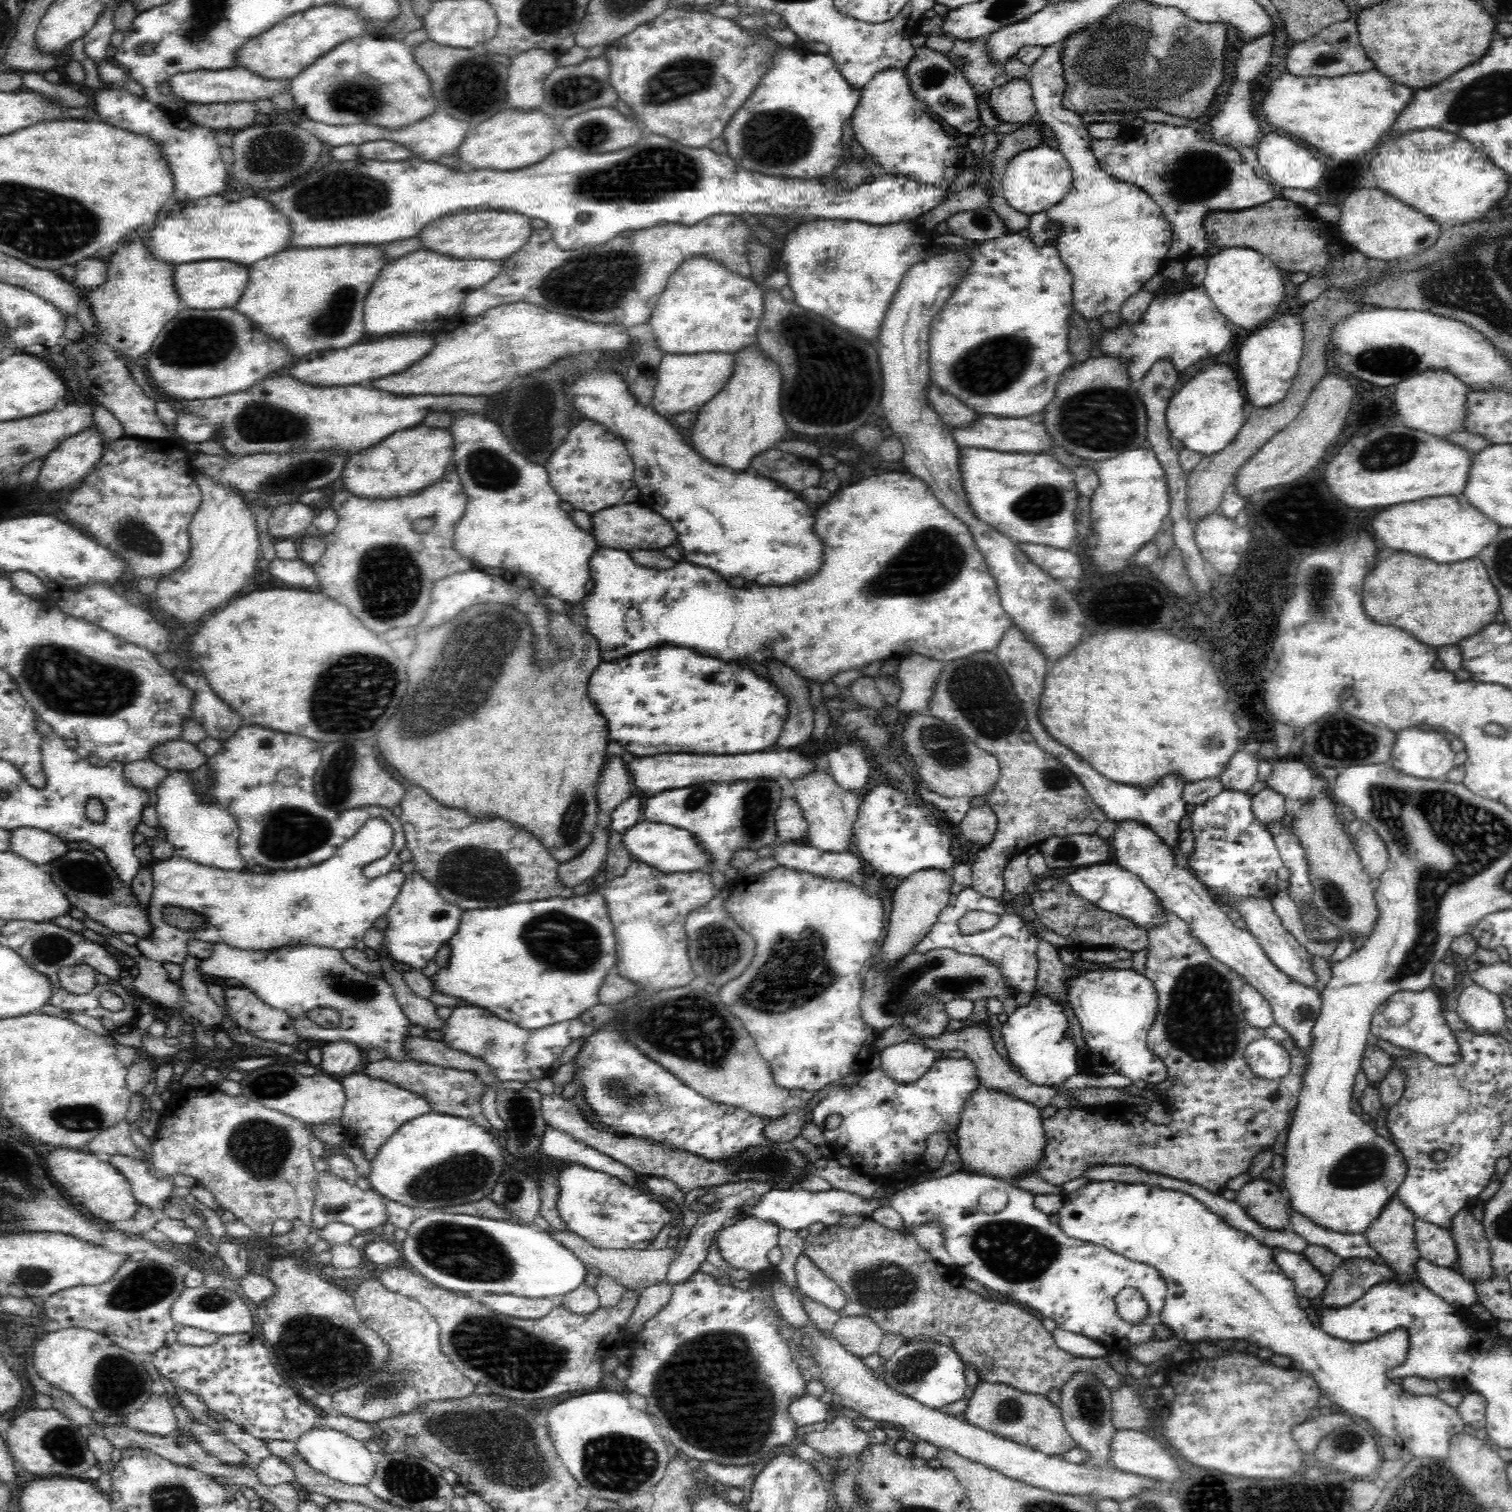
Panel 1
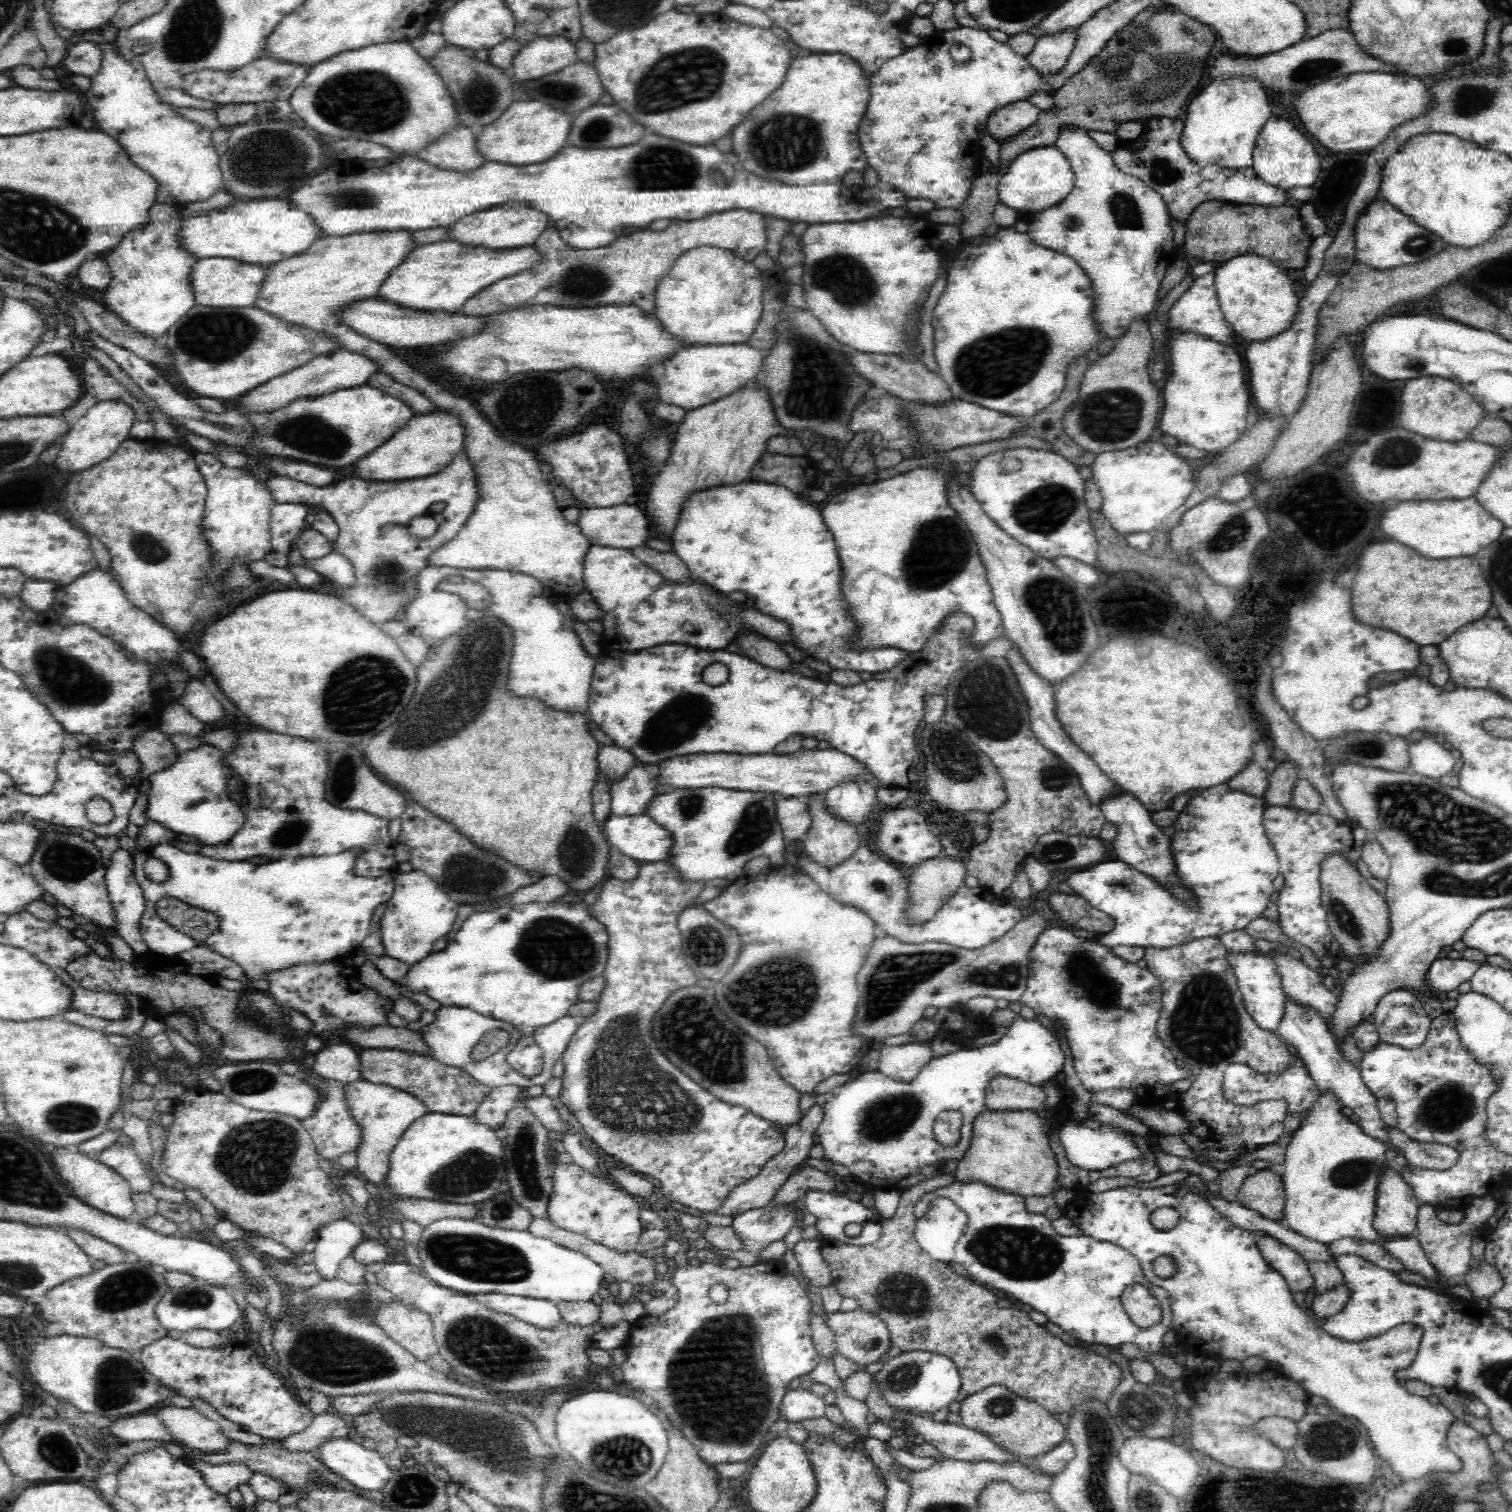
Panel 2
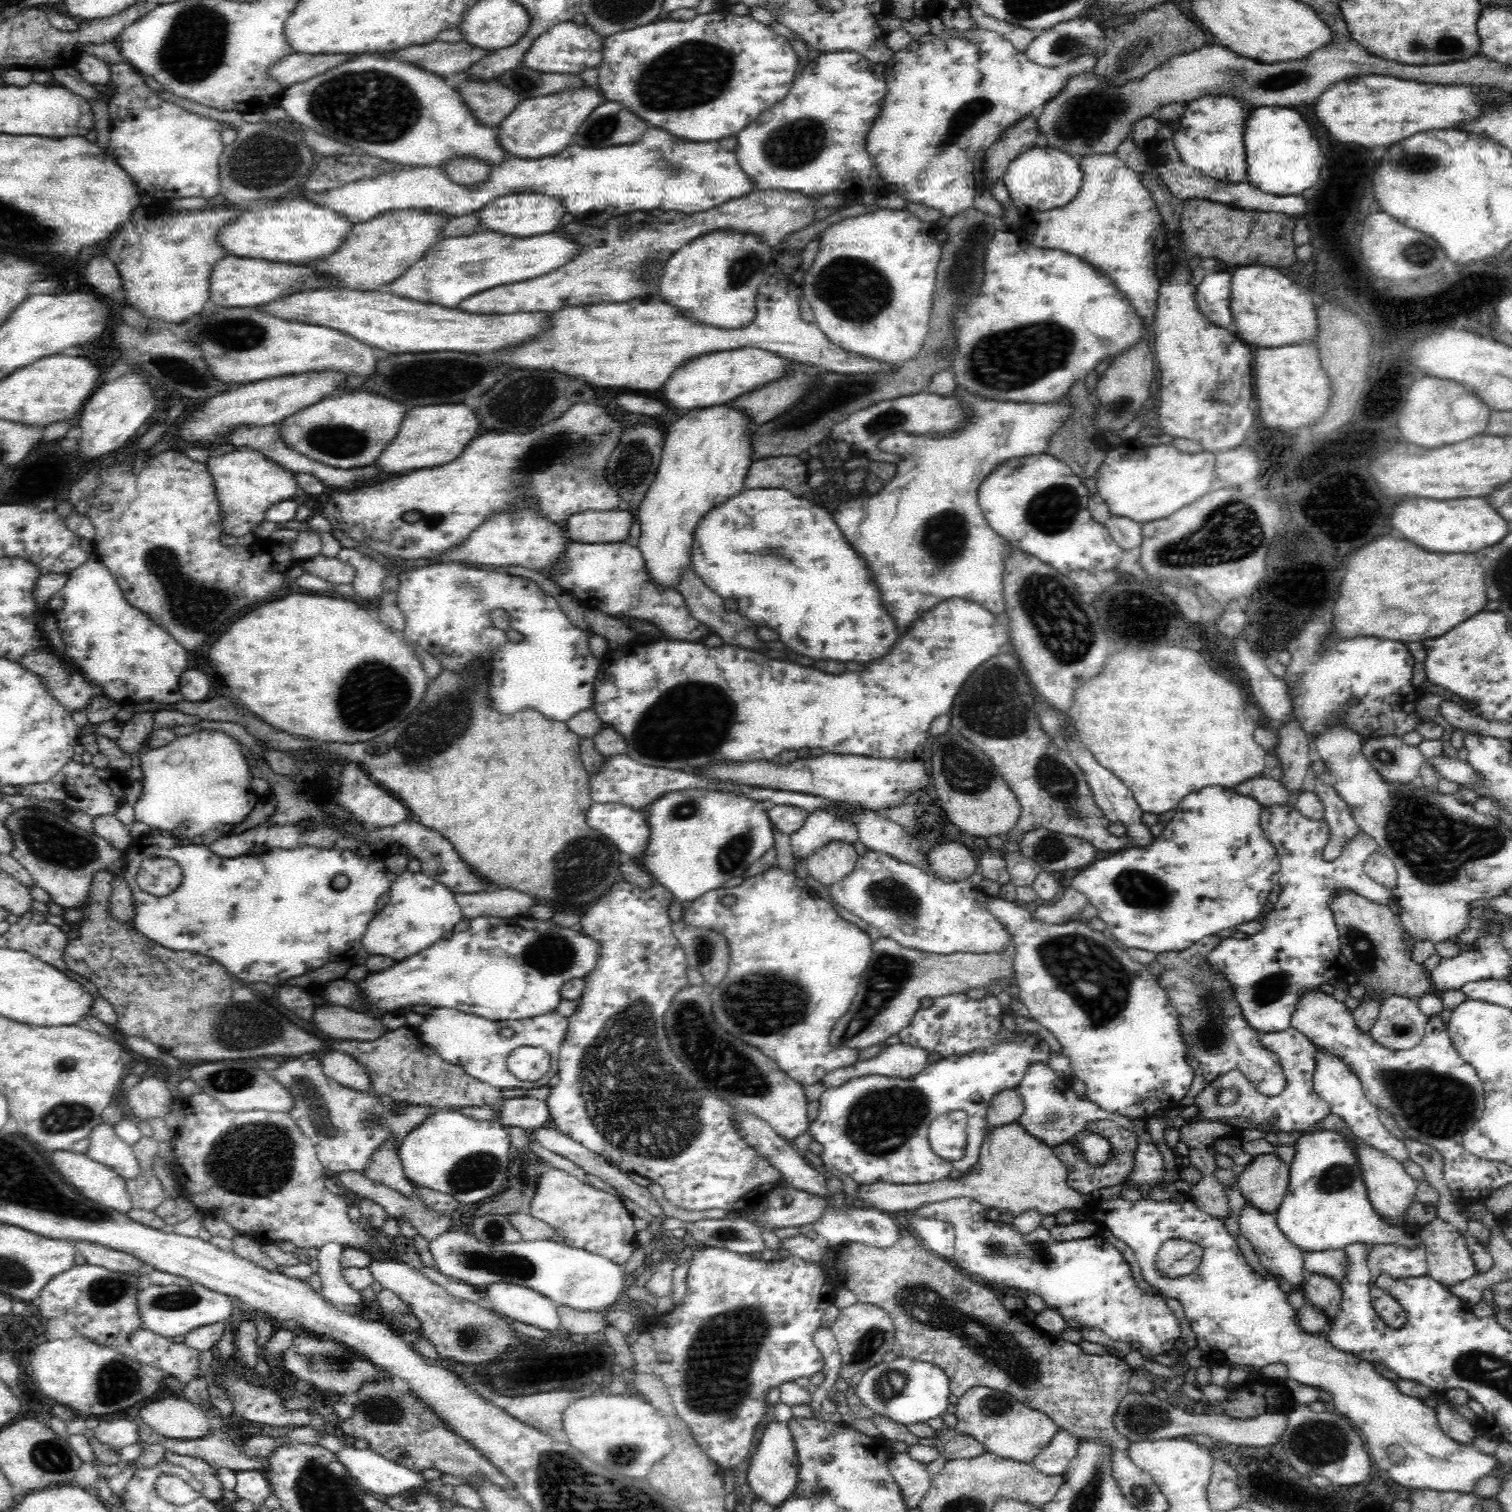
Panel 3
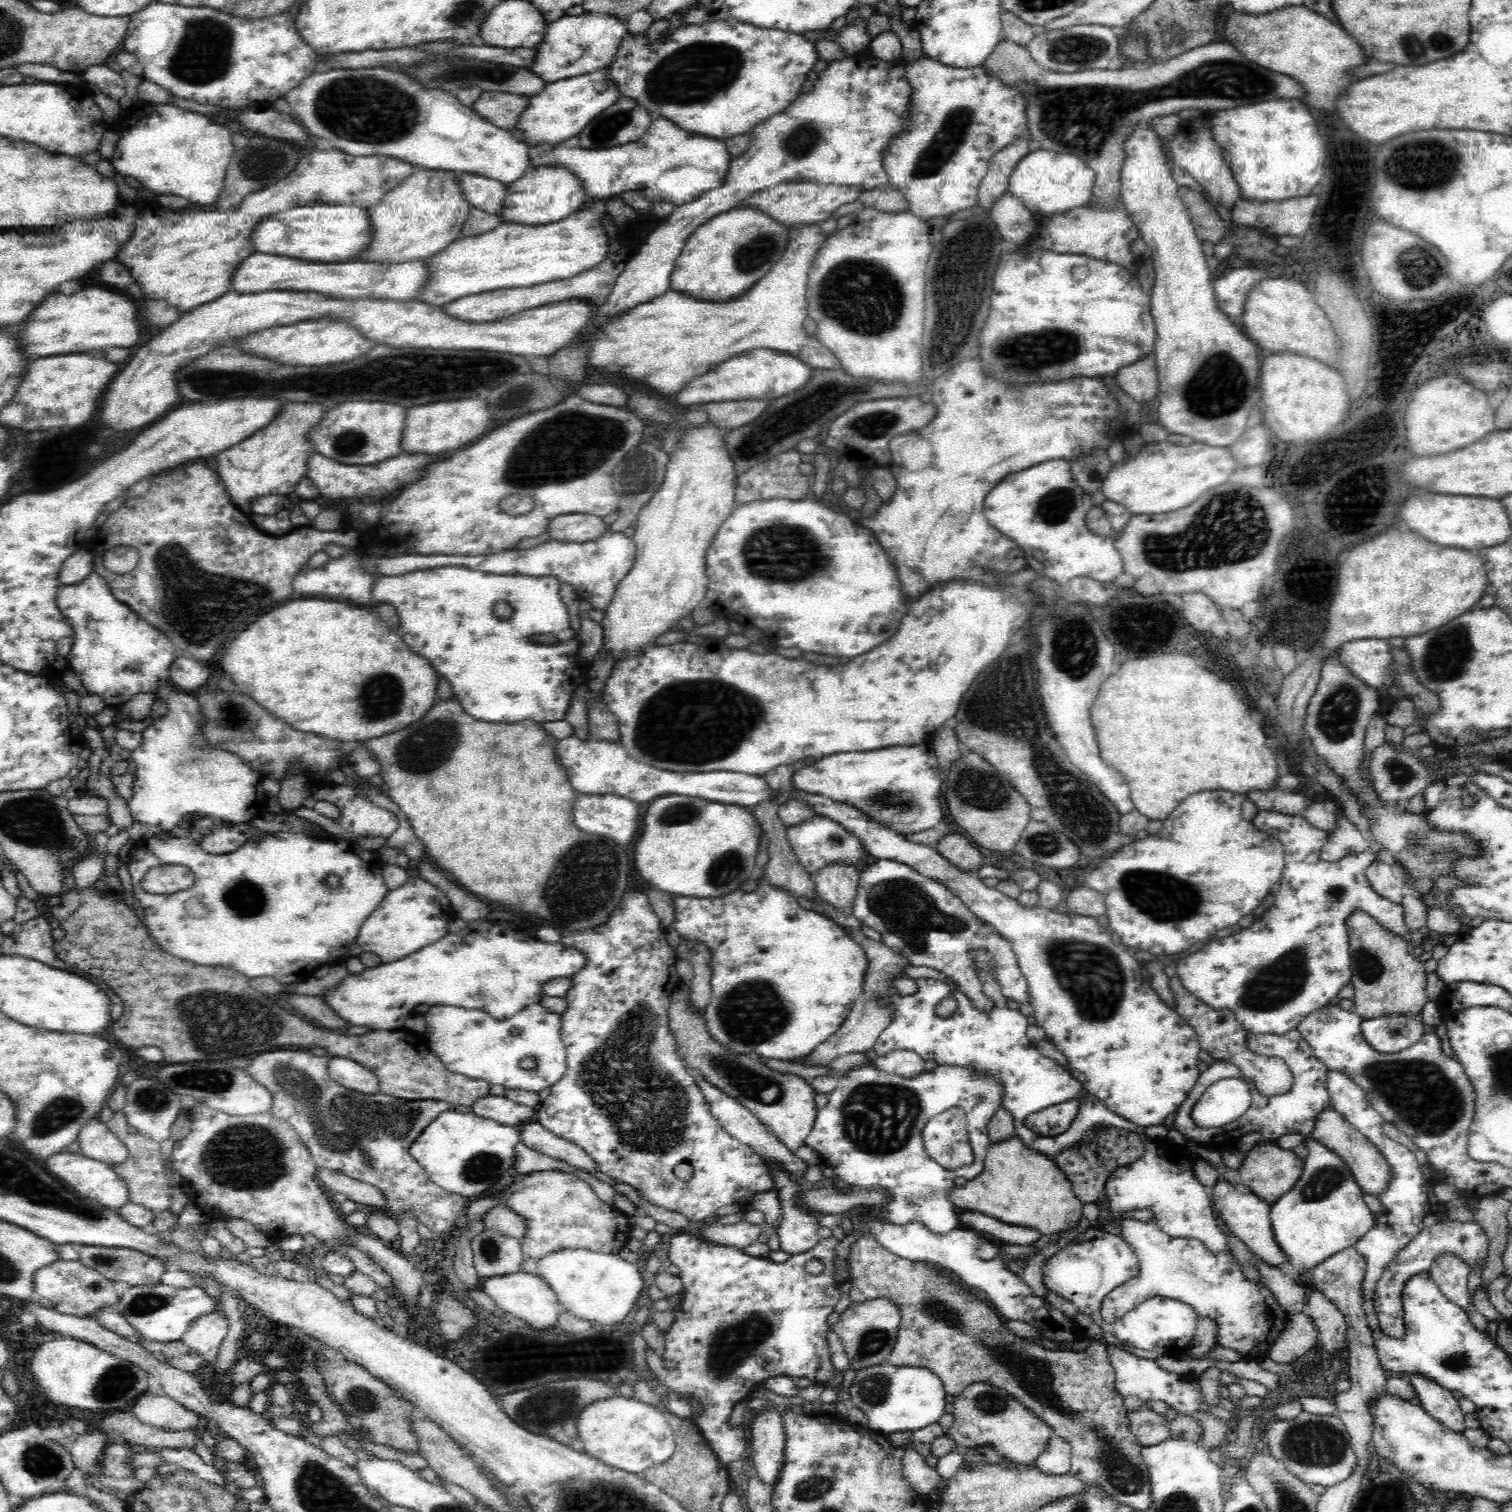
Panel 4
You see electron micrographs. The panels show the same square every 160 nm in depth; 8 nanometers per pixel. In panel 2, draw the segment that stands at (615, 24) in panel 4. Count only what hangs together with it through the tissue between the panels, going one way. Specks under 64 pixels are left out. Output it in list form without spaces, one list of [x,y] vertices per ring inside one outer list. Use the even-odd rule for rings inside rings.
[[[562,34],[538,38],[528,43],[513,58],[514,84],[520,87],[523,82],[558,72],[565,66],[580,61],[576,54],[575,44]]]

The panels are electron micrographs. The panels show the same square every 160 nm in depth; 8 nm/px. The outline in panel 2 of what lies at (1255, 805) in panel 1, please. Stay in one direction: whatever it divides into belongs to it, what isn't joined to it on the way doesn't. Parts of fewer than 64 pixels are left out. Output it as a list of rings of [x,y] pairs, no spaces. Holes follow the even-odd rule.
[[[1287,758],[1280,760],[1273,774],[1269,775],[1269,785],[1264,796],[1265,804],[1289,805],[1299,778],[1301,775],[1295,762]]]

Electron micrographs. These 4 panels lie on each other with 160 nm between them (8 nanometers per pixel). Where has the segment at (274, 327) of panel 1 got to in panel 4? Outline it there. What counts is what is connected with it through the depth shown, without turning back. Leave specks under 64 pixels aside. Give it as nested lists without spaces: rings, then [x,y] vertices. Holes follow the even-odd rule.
[[[420,168],[389,190],[372,210],[368,210],[370,229],[374,232],[372,242],[354,260],[386,265],[426,262],[459,239],[472,206],[465,199],[457,176],[456,171]]]

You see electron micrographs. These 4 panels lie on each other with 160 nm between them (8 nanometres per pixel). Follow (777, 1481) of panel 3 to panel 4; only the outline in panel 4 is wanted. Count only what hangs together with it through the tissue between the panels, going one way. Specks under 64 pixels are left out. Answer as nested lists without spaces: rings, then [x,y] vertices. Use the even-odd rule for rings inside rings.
[[[766,1408],[752,1419],[749,1440],[754,1451],[750,1460],[754,1462],[757,1478],[764,1485],[774,1486],[784,1465],[785,1431],[784,1409]]]

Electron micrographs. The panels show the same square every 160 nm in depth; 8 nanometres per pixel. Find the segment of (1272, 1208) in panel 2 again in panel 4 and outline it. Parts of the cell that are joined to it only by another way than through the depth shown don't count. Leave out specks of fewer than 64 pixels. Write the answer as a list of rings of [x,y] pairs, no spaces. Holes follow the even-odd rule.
[[[1265,1140],[1244,1153],[1244,1159],[1238,1169],[1241,1183],[1248,1186],[1258,1198],[1271,1205],[1297,1183],[1303,1166],[1304,1161],[1292,1149],[1285,1149],[1274,1141]]]

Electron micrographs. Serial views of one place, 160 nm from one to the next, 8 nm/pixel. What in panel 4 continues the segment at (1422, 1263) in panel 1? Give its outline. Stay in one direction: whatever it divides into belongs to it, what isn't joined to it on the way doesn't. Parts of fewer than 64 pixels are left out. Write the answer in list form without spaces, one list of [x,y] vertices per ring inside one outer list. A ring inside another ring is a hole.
[[[1307,1136],[1309,1154],[1297,1183],[1271,1204],[1269,1218],[1272,1234],[1280,1250],[1295,1270],[1296,1280],[1330,1256],[1355,1246],[1375,1225],[1373,1212],[1362,1199],[1363,1190],[1348,1165],[1335,1152]]]

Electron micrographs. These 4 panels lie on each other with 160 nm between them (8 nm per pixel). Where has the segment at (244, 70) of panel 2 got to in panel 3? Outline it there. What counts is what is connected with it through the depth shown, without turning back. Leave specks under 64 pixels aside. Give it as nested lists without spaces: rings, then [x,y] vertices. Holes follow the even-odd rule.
[[[292,53],[269,68],[269,76],[280,86],[289,87],[308,78],[324,74],[324,71],[338,66],[345,60],[355,59],[352,54],[308,54]]]

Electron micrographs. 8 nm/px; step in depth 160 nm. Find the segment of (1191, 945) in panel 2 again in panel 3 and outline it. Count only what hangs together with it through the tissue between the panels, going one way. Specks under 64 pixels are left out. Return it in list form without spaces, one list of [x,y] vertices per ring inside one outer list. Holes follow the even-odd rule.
[[[1213,935],[1202,938],[1187,950],[1158,954],[1156,961],[1164,965],[1164,972],[1158,976],[1160,987],[1166,991],[1170,1005],[1176,1010],[1177,1021],[1181,1026],[1181,1040],[1184,1041],[1187,1056],[1198,1060],[1206,1085],[1230,1070],[1238,1070],[1261,1095],[1278,1096],[1288,1086],[1284,1058],[1260,1044],[1260,1033],[1244,1020],[1230,984],[1222,975],[1216,974],[1208,967],[1207,957],[1220,942],[1221,939]]]

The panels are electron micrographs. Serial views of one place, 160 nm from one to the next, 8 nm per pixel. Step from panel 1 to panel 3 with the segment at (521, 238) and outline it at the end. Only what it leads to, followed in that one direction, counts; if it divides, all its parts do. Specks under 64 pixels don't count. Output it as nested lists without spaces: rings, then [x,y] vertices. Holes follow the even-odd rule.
[[[520,190],[518,193],[508,193],[502,197],[492,198],[491,201],[488,201],[482,207],[479,215],[481,228],[486,232],[504,233],[510,237],[528,238],[556,230],[556,226],[562,224],[562,218],[564,218],[565,213],[565,206],[561,204],[560,198]]]

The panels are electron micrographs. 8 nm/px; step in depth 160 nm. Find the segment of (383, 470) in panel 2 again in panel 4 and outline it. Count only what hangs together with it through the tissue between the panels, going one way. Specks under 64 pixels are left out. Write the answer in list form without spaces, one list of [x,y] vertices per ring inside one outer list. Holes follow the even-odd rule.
[[[464,398],[458,400],[444,400],[432,402],[426,406],[410,408],[401,434],[401,450],[403,453],[425,453],[429,456],[449,455],[456,450],[466,447],[466,444],[475,442],[478,436],[482,437],[490,428],[490,412],[487,400],[482,398]]]

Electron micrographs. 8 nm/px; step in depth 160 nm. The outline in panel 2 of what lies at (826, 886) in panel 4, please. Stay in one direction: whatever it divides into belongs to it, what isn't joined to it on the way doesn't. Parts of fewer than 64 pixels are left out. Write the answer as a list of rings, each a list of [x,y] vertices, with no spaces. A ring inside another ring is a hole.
[[[810,800],[812,824],[803,837],[804,850],[820,866],[835,867],[847,861],[862,843],[861,831],[827,810],[822,800]]]

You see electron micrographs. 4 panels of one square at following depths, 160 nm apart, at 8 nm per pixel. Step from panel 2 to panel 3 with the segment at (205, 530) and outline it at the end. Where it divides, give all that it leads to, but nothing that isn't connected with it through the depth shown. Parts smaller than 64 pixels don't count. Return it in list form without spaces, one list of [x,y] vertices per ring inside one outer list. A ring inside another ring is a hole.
[[[247,444],[233,446],[231,451],[222,455],[218,452],[212,453],[207,466],[212,474],[217,501],[221,505],[218,525],[224,524],[224,532],[236,538],[252,532],[256,524],[263,522],[264,514],[270,506],[291,500],[300,492],[296,480],[297,474],[284,469],[280,463],[264,457],[260,451]]]

